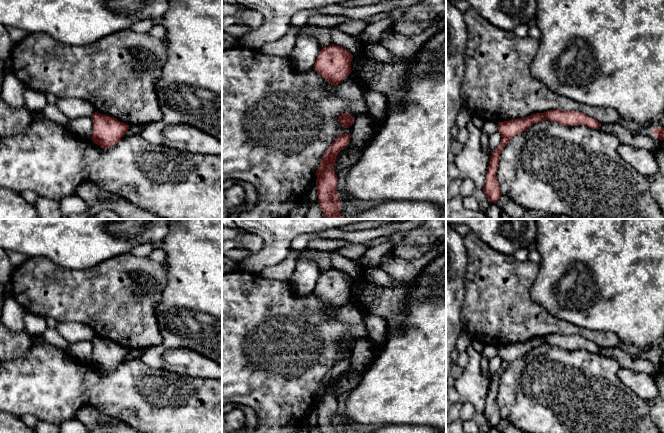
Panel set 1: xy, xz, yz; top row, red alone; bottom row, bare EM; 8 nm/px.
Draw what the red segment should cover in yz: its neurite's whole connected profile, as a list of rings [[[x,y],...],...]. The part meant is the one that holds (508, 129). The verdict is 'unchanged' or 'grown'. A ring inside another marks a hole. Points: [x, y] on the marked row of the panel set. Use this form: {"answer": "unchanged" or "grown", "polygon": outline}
{"answer": "unchanged", "polygon": [[[549,110],[544,113],[532,114],[526,118],[511,119],[509,121],[498,122],[498,132],[501,134],[501,143],[493,151],[488,166],[486,183],[483,191],[491,203],[497,203],[502,195],[496,173],[499,167],[499,158],[504,147],[517,134],[525,131],[528,127],[541,121],[553,121],[564,126],[585,125],[591,129],[598,129],[601,125],[595,118],[589,117],[580,111]]]}

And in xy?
{"answer": "unchanged", "polygon": [[[95,112],[91,118],[93,121],[91,140],[102,148],[110,148],[118,144],[129,129],[129,125],[98,112]]]}

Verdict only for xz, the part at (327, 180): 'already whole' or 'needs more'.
already whole

